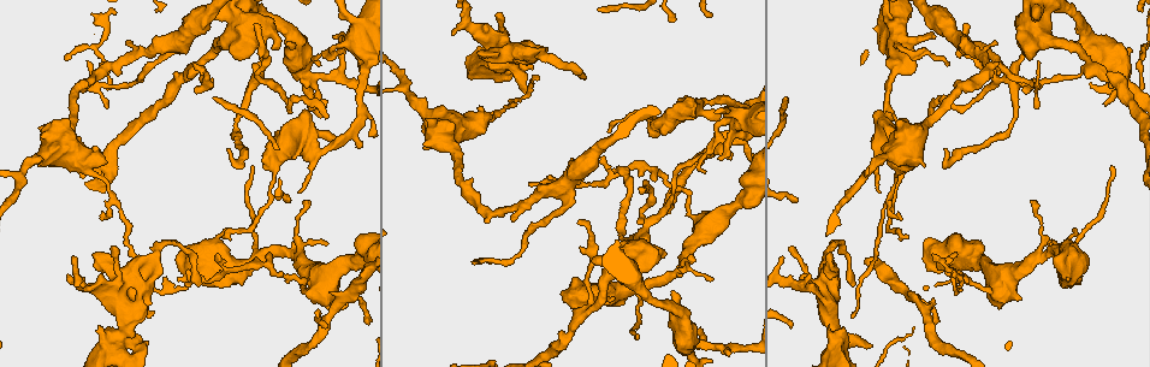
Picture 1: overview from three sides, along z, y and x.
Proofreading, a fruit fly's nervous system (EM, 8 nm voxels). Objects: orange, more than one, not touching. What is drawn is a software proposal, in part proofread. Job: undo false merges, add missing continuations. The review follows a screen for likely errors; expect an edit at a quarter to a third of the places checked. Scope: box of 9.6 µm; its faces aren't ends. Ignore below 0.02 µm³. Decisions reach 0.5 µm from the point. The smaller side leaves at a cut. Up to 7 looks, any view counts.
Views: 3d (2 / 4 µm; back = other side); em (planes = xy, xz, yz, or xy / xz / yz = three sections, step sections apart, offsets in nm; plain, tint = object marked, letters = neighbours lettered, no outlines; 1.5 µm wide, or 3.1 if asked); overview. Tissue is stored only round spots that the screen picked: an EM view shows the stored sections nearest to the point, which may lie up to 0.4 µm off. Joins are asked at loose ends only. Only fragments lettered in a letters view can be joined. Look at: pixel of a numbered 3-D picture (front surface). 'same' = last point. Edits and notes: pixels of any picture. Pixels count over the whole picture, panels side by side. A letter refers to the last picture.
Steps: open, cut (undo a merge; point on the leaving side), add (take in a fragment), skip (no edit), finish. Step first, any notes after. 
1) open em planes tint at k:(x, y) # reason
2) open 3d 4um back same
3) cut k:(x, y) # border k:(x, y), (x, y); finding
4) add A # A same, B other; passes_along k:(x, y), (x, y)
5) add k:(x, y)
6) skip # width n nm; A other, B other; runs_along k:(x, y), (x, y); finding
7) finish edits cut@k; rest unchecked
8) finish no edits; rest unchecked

open em xz step 8 letters at 1:(1069, 280) # stops while still wide

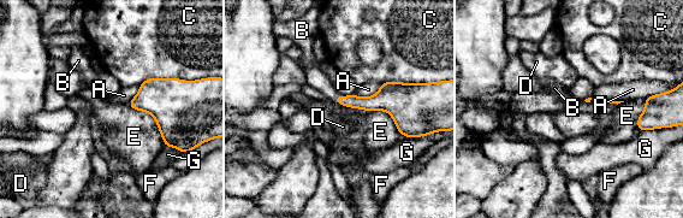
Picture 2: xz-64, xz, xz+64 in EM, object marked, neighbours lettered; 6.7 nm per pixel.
open em planes letters same

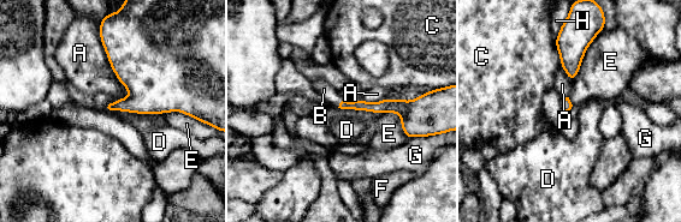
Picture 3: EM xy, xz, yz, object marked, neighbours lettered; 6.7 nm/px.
add B # A other, B same, C other, D other, E other, F other, G other, H other; the neuron continues

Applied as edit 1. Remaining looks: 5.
open em xz step 8 letters at 1:(200, 285) # thin end

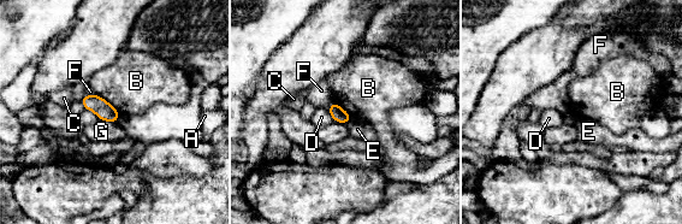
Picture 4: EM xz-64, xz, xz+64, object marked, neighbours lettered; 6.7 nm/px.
open em planes letters same

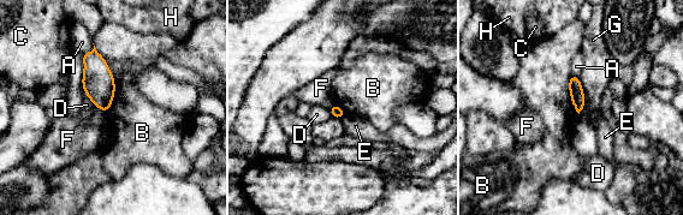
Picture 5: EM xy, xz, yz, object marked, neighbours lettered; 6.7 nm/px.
skip # A other, B other, C other, D other, E other, F other, G other, H other; border 5:(570, 73), (569, 96), (578, 113); no lettered fragment goes on from it

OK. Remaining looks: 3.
open em planes letters at 1:(880, 192) # branch stops here

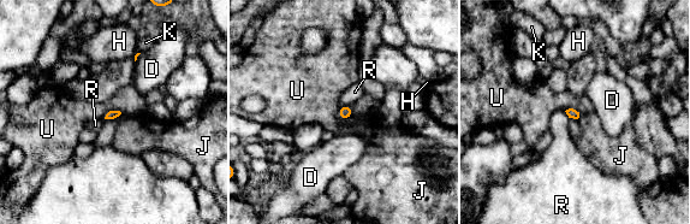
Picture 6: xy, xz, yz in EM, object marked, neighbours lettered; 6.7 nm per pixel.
skip # D other, H other, J other, K other, R other, U other; border 6:(122, 112), (109, 111), (103, 118); no lettered fragment goes on from it

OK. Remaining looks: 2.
finish edits add@3; rest unchecked

